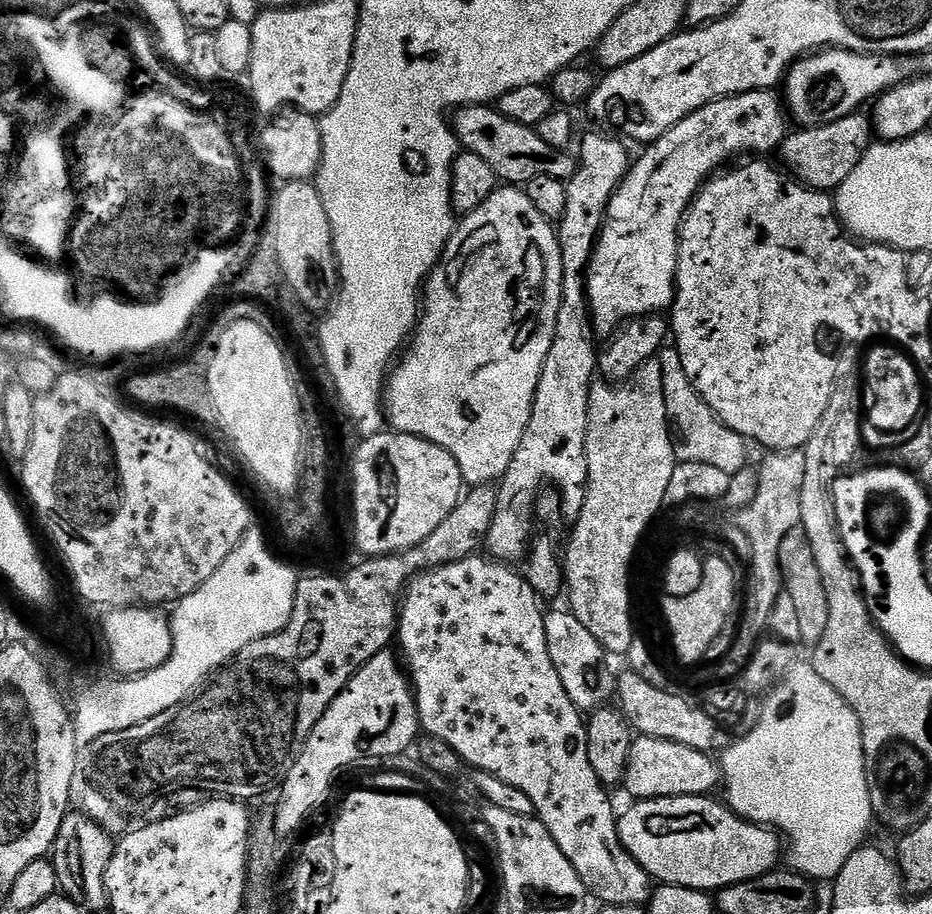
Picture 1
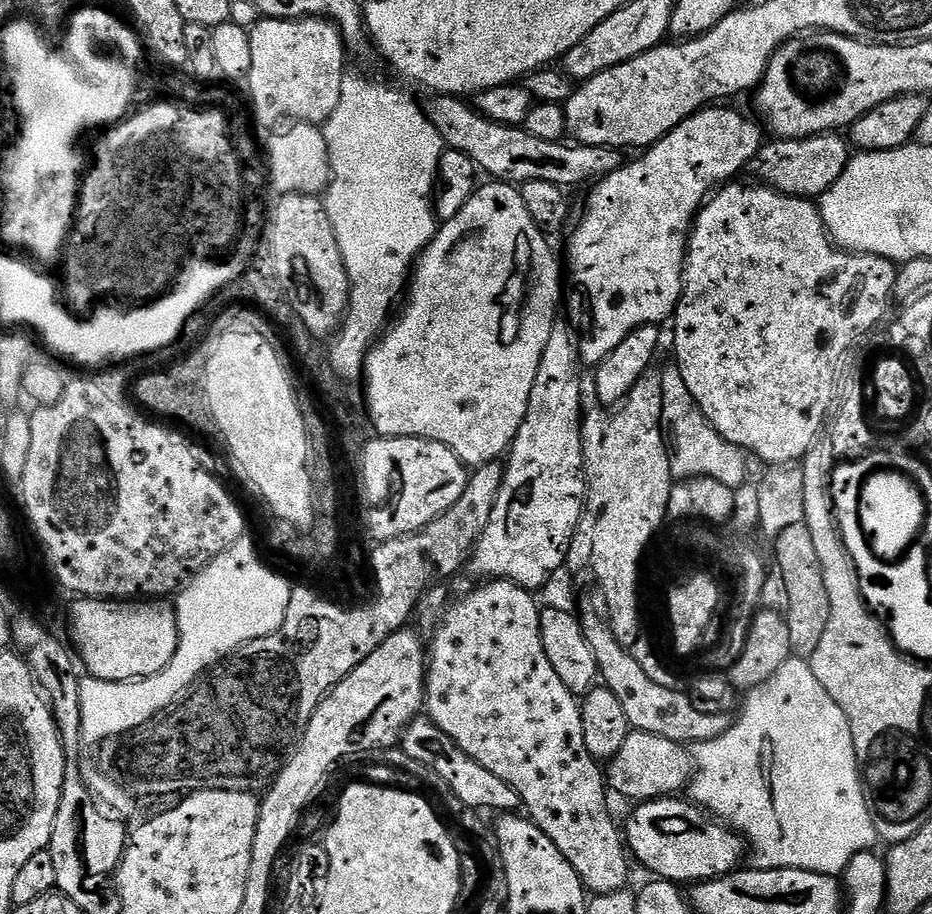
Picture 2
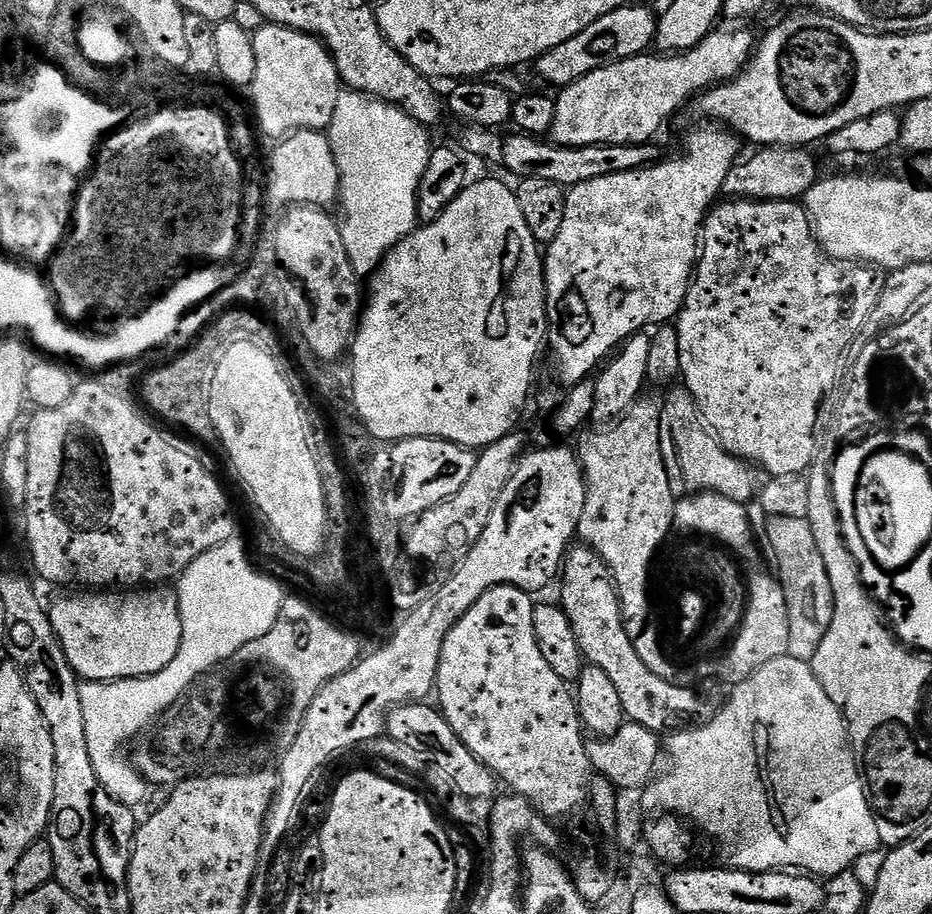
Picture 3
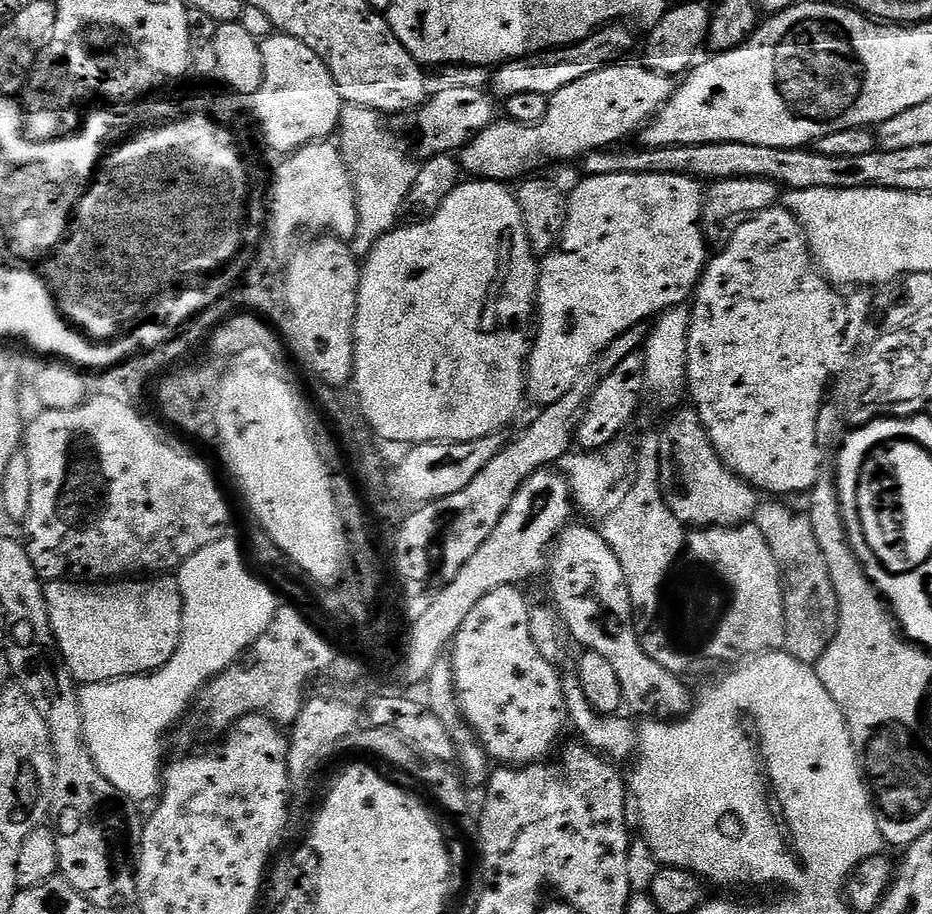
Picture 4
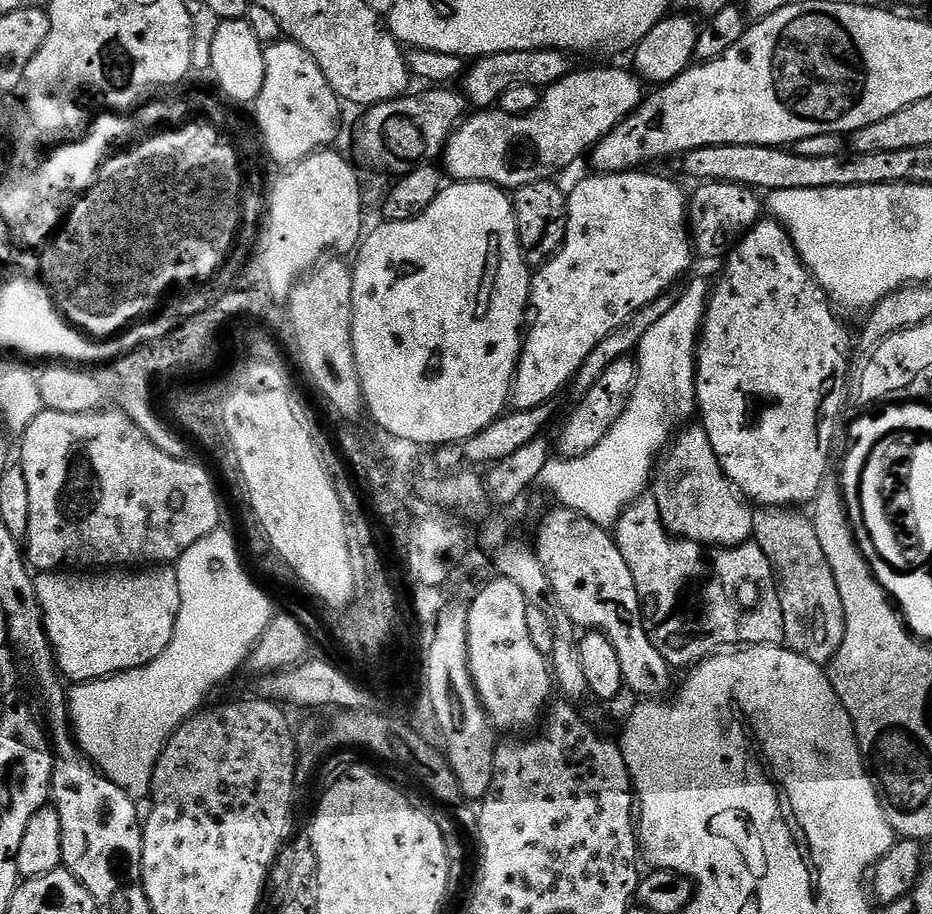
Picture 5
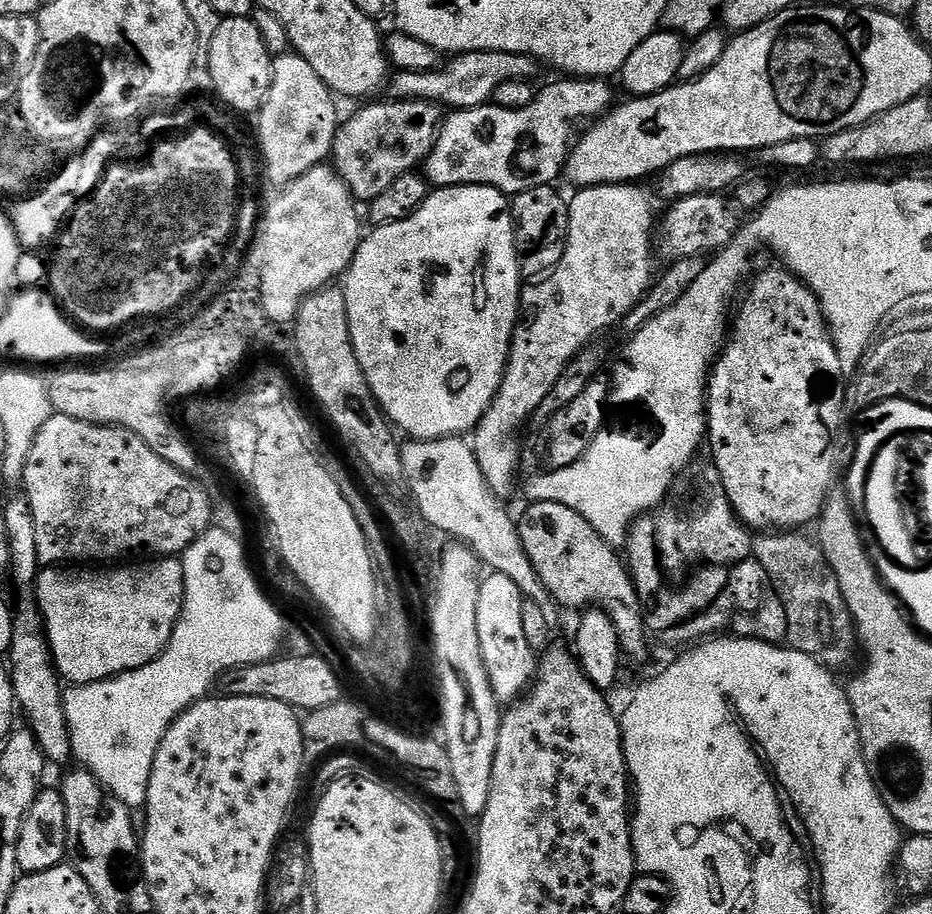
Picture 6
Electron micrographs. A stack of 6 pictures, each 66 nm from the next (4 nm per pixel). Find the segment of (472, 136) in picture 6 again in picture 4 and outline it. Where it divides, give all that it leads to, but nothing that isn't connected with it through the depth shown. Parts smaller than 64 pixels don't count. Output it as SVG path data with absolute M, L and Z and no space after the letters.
M617 62L598 70L594 74L586 74L586 78L578 78L578 82L570 82L570 86L562 86L553 96L548 97L546 118L537 124L519 124L507 118L497 119L486 130L478 133L471 142L464 145L458 156L458 163L469 177L478 180L523 181L531 177L543 164L556 164L559 160L576 160L588 155L611 149L619 140L641 131L648 121L659 112L674 91L674 80L671 76L663 76L654 70L644 67L643 63L628 64Z

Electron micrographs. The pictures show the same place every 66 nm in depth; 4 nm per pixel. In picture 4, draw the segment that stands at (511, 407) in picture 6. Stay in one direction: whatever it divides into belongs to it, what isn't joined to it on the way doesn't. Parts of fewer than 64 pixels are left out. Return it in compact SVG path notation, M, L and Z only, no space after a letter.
M606 174L581 181L572 196L570 192L567 197L568 218L560 243L543 257L538 268L535 307L538 331L526 365L526 392L536 406L558 402L558 398L578 382L582 370L586 370L614 338L659 317L669 308L681 307L695 293L710 256L704 249L701 181L674 174Z

